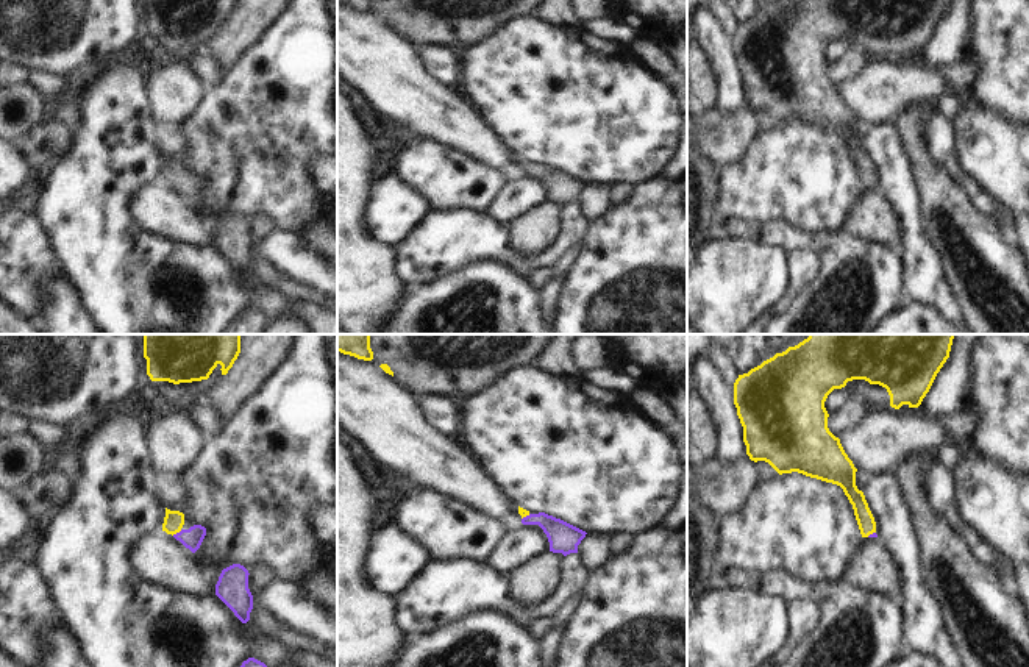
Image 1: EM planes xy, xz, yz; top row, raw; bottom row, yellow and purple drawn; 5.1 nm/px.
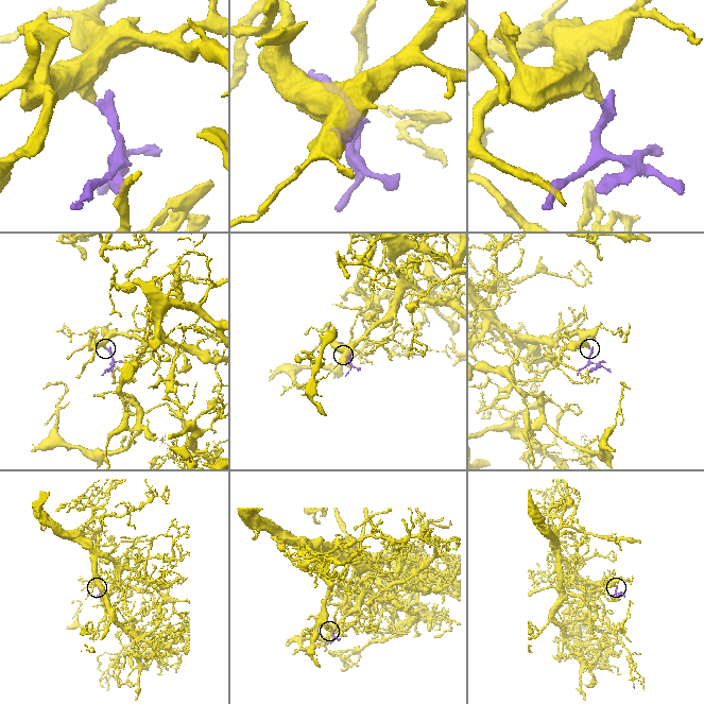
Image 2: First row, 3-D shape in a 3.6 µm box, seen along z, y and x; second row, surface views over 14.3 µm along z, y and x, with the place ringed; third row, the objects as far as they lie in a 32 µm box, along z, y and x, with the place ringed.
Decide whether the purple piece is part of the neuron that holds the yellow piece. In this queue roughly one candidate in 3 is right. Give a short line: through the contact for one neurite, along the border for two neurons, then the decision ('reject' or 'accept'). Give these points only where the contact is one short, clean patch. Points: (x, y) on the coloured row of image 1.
line xy (174, 520), (177, 531), (192, 538); accept

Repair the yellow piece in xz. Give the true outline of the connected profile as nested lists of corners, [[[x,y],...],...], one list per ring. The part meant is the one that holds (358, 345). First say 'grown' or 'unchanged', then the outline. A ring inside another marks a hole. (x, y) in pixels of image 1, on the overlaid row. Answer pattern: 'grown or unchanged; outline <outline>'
unchanged; outline [[[337,334],[337,351],[372,361],[370,334]]]

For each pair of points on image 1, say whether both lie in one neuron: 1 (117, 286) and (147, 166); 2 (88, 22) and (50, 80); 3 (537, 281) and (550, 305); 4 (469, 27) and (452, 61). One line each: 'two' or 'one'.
1: one
2: two
3: two
4: two

